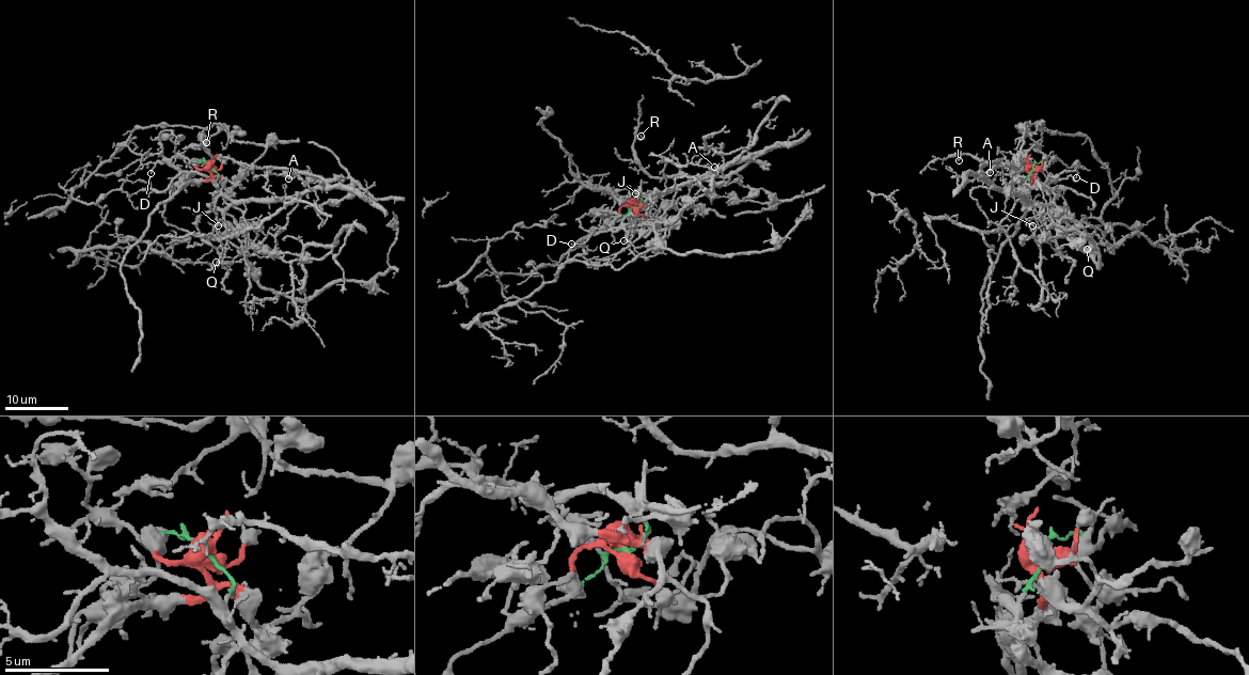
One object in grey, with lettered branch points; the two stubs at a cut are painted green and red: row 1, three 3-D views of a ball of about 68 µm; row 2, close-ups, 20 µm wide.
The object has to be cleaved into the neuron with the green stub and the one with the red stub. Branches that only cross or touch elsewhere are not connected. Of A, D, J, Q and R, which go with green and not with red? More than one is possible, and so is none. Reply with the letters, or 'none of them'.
A, J, Q, R

